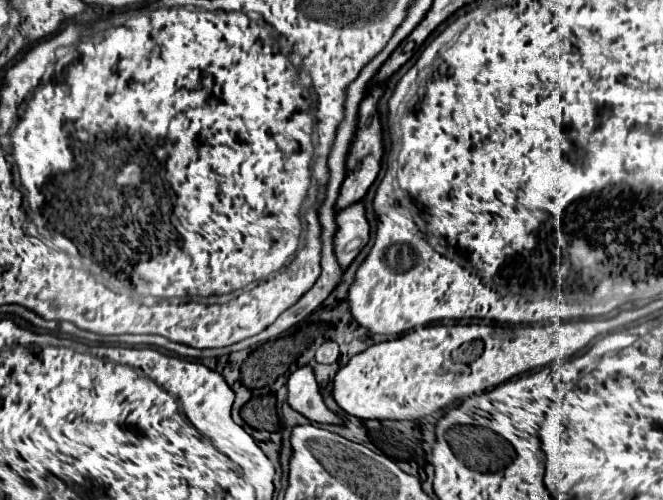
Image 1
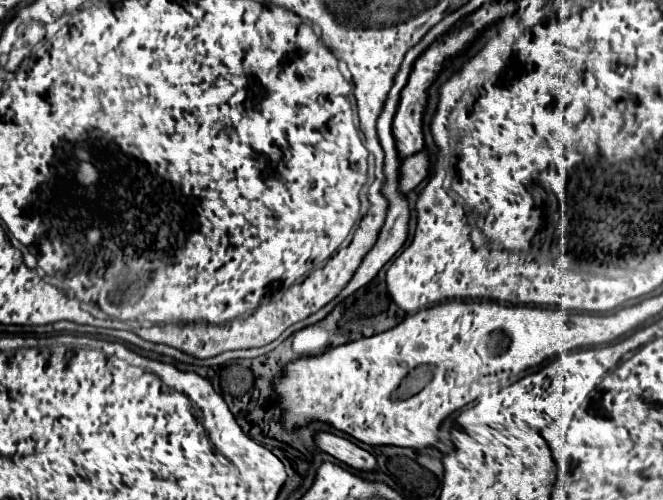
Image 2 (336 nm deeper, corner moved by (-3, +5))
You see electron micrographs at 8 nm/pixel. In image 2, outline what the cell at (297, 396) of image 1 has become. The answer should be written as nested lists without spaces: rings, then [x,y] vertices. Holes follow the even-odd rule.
[[[318,433],[316,443],[322,451],[332,455],[338,463],[352,467],[354,471],[362,471],[362,473],[376,471],[376,459],[368,451],[364,451],[362,447],[358,447],[356,443],[344,437],[336,437],[334,433]]]

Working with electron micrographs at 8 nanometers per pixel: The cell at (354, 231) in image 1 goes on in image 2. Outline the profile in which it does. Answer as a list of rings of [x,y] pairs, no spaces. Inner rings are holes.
[[[418,151],[416,155],[410,155],[402,161],[402,169],[400,169],[402,177],[400,177],[400,189],[404,193],[412,191],[414,187],[418,187],[430,173],[430,155],[428,151]]]

